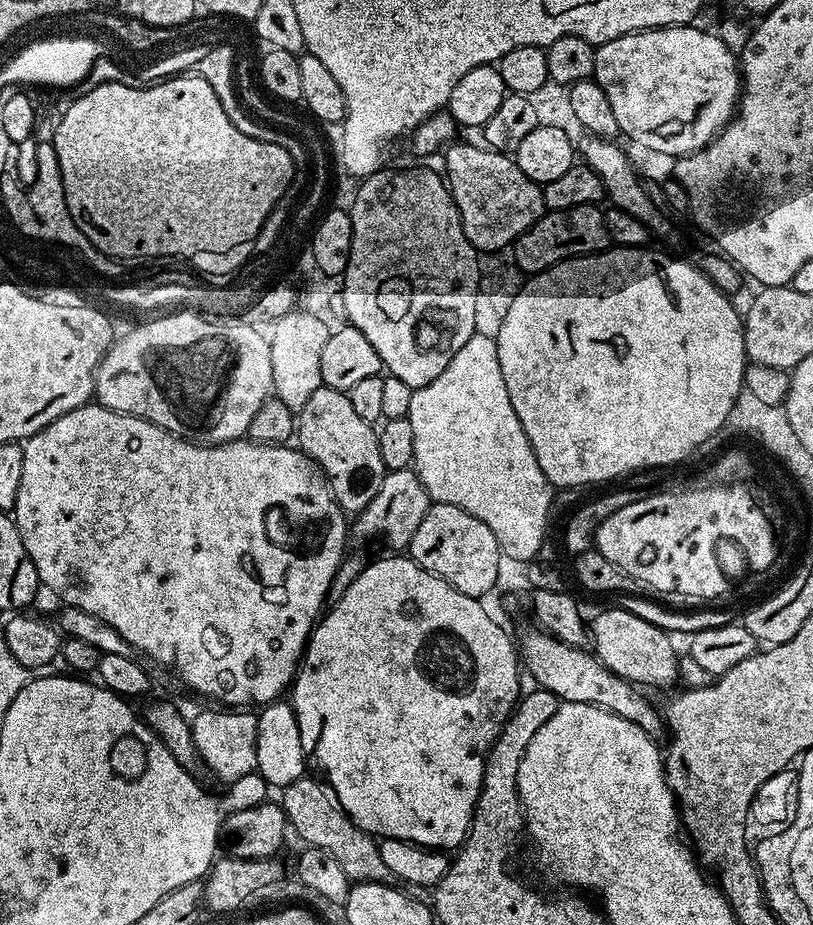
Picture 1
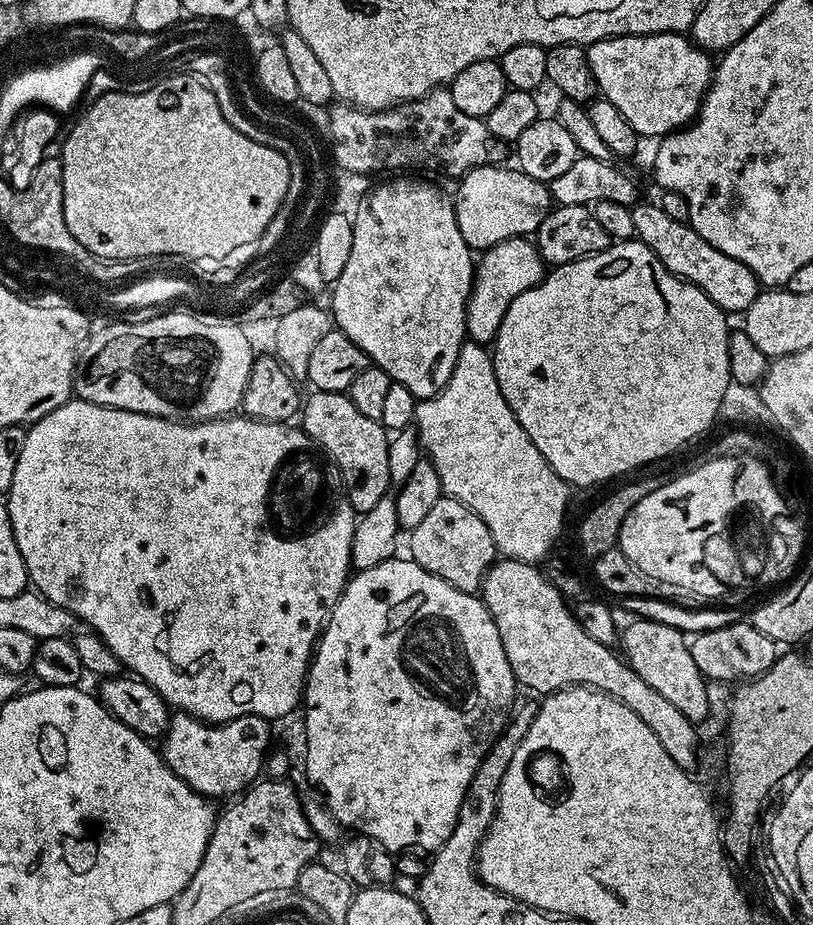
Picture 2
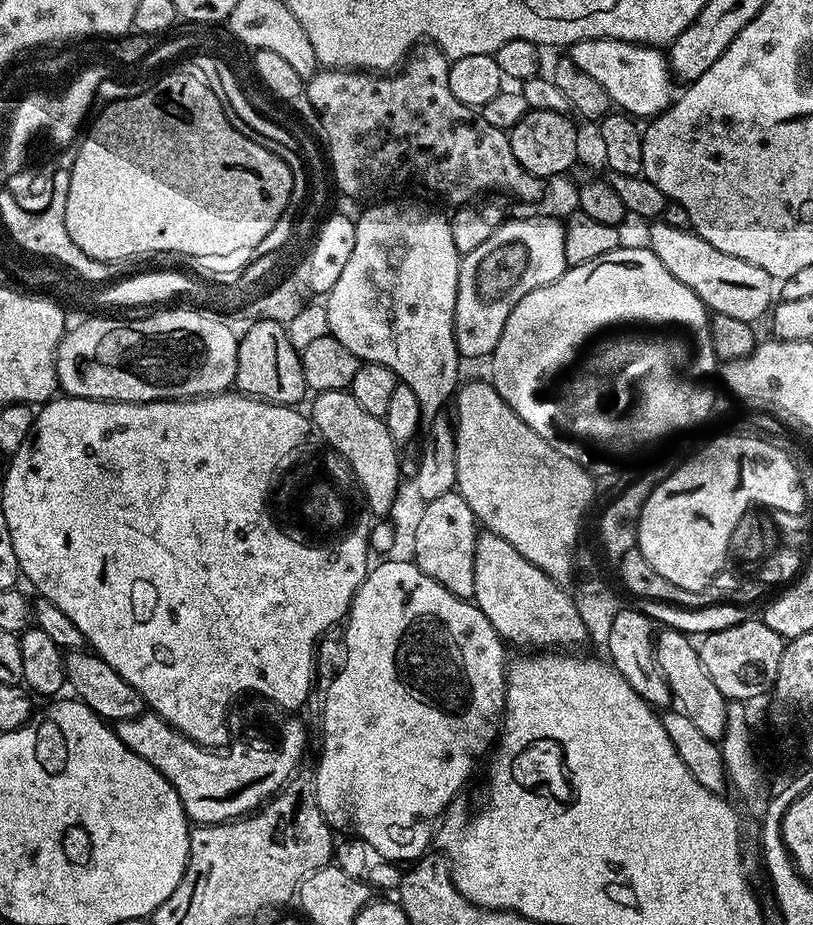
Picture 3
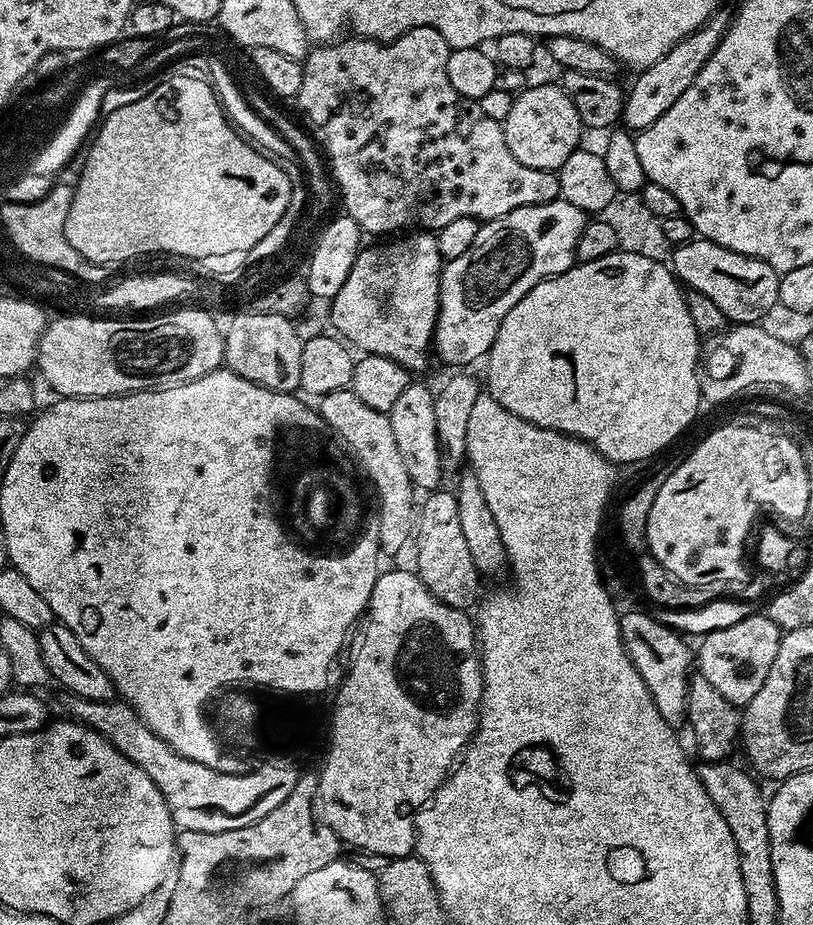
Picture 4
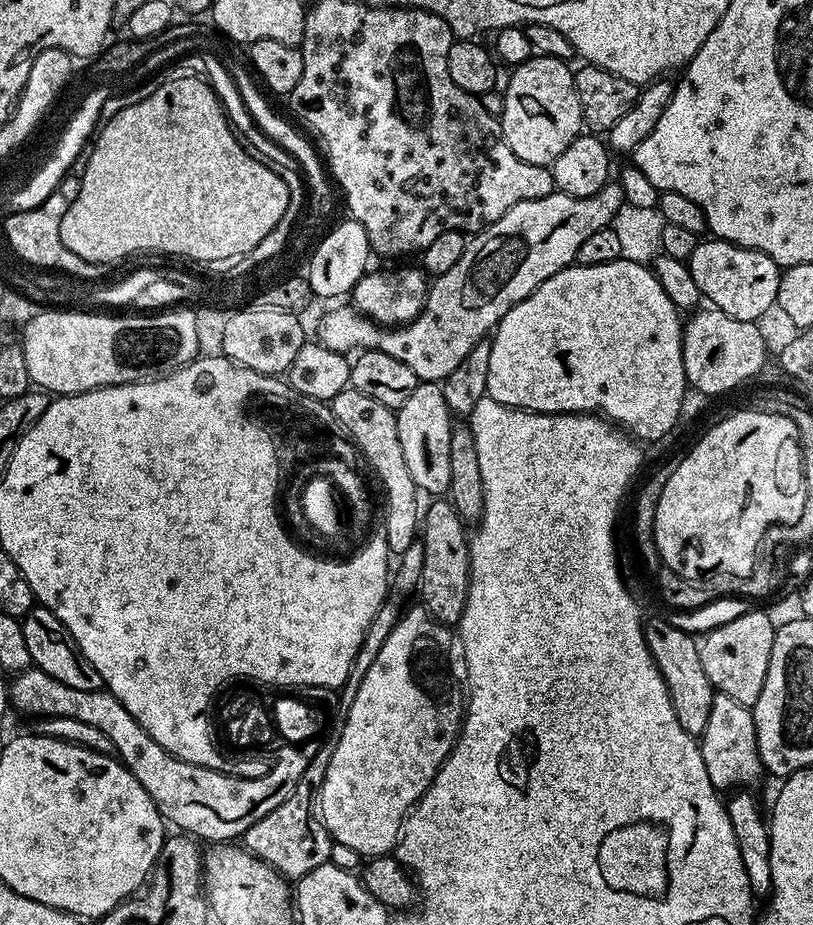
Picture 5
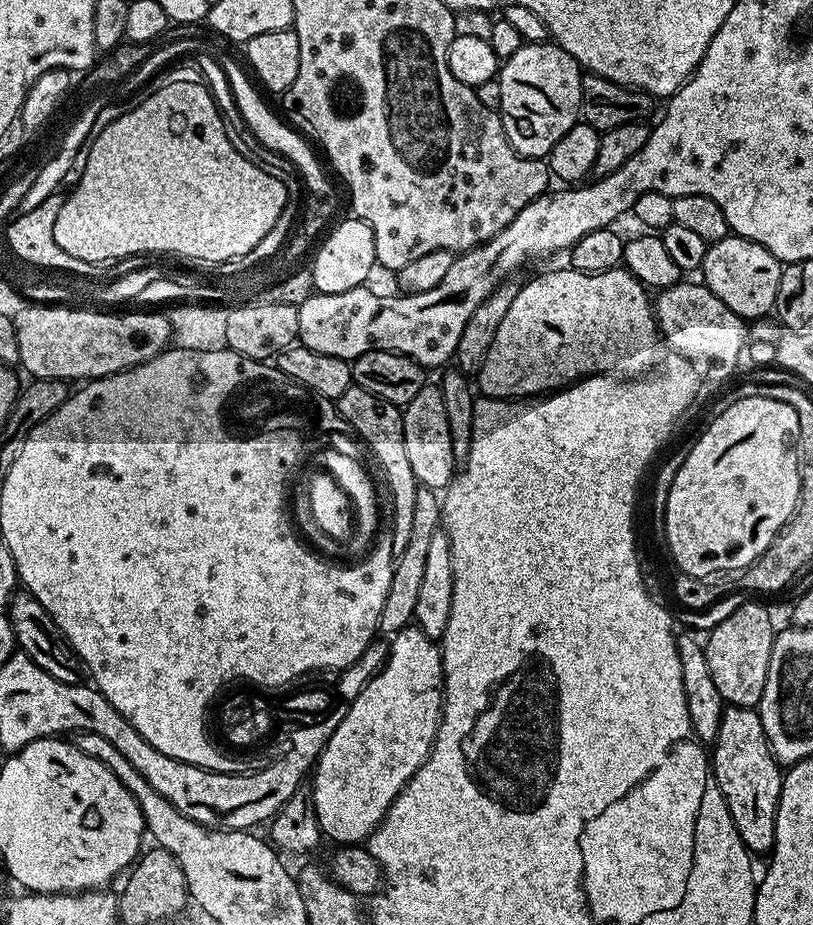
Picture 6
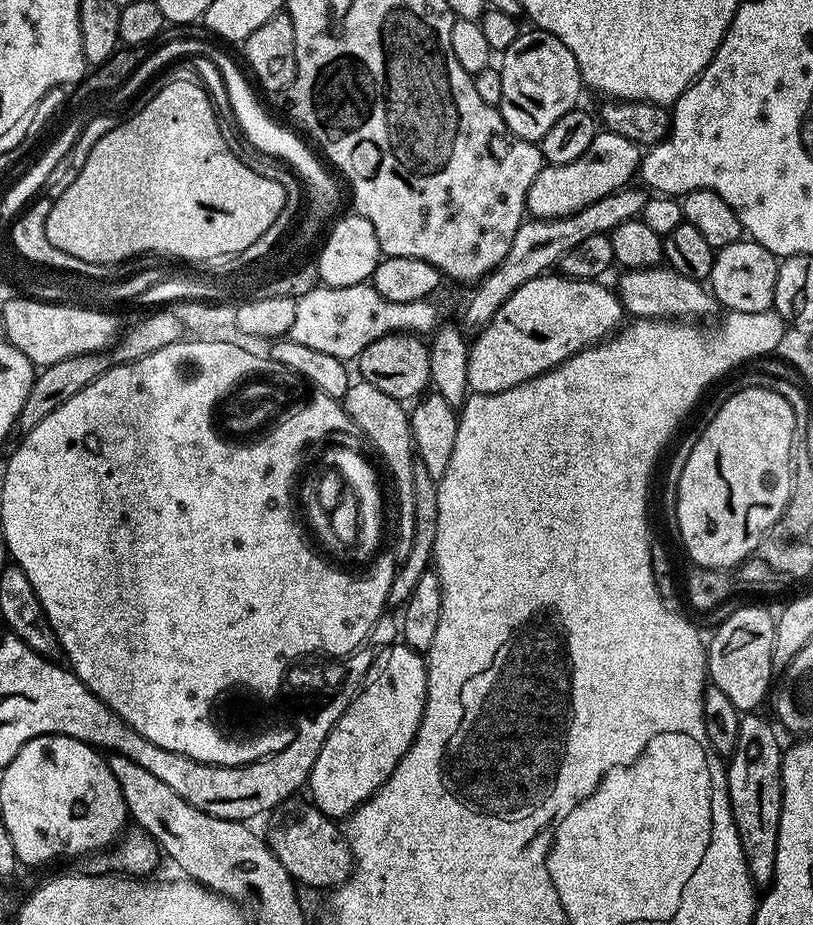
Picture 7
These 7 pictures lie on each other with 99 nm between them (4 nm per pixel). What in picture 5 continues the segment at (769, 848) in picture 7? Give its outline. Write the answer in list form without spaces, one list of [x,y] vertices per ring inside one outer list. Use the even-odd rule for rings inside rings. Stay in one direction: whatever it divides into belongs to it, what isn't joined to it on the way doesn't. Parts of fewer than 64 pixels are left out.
[[[717,692],[710,706],[710,719],[706,722],[704,735],[699,737],[702,762],[706,762],[706,774],[717,790],[748,790],[765,775],[764,763],[760,761],[758,734],[754,726],[752,709],[742,702],[734,702],[730,694]]]

